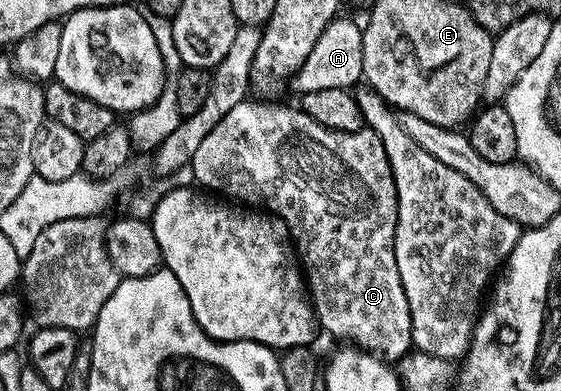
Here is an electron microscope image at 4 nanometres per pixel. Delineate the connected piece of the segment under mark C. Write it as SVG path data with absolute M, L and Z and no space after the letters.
M245 100L241 104L237 104L237 108L232 108L225 116L225 120L221 120L221 124L217 124L217 128L213 128L213 132L209 132L209 136L205 136L205 140L201 140L197 152L193 152L193 160L190 165L191 171L195 173L195 182L204 191L218 192L236 203L250 204L255 208L266 208L268 211L274 212L286 224L287 232L291 235L294 249L297 251L298 261L301 263L302 273L305 275L305 286L309 291L311 305L315 307L315 317L322 329L324 326L333 337L344 338L342 340L344 343L360 350L366 350L369 354L376 354L378 358L384 360L402 358L412 349L413 345L410 334L409 303L405 296L405 290L402 288L401 276L398 275L397 260L394 259L397 196L383 142L370 128L364 128L357 132L337 132L317 124L317 120L313 120L313 116L309 116L294 105L291 105L292 107L275 106L279 104L266 104L261 100L251 101Z

